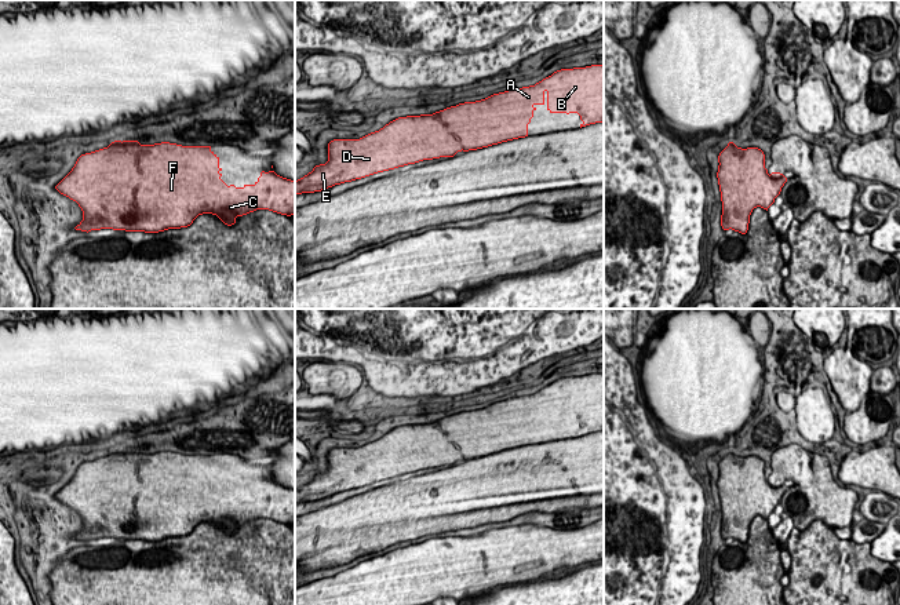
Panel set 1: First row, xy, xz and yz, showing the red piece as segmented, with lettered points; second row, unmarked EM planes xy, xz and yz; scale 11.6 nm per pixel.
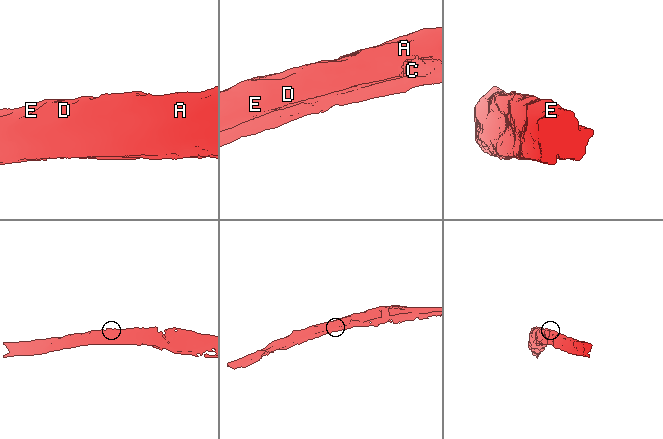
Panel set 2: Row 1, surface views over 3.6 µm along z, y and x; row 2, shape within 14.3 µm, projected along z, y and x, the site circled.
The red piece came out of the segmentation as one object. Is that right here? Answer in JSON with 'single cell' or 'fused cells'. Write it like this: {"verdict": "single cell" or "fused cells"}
{"verdict": "single cell"}

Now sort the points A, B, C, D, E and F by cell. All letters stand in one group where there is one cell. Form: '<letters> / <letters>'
A B C D E F

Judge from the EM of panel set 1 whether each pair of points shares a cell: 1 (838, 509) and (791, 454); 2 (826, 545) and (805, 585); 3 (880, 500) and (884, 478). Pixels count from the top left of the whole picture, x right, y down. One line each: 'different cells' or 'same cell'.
1: same cell
2: same cell
3: different cells

